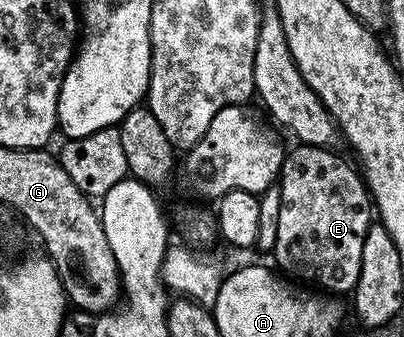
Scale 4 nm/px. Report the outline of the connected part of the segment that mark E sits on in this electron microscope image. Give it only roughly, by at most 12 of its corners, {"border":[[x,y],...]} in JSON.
{"border":[[294,146],[275,264],[352,292],[373,219],[360,172]]}

